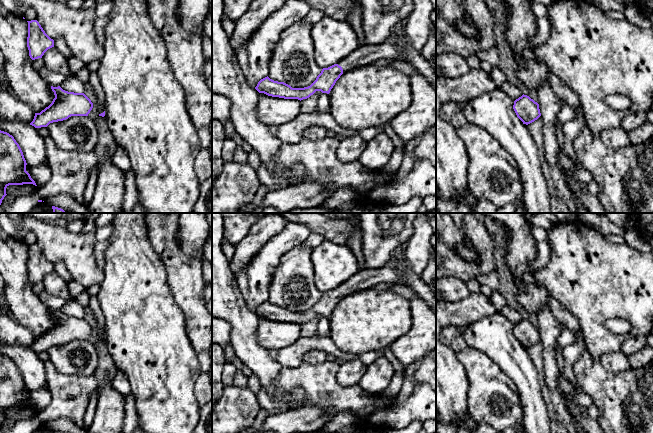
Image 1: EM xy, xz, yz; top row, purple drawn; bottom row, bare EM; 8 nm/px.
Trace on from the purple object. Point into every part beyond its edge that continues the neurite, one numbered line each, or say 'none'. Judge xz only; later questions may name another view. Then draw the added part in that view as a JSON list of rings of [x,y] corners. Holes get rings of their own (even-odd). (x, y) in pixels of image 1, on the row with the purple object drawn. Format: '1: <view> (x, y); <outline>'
1: xz (391, 49); [[[408,17],[401,20],[386,42],[380,45],[365,44],[341,60],[338,65],[342,67],[343,73],[363,65],[373,64],[379,59],[405,61],[402,51],[406,46],[406,42],[402,36],[402,30],[405,28],[407,22]]]

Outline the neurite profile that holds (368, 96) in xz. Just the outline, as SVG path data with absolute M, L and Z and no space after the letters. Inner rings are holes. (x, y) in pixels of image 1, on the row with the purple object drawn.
M363 65L343 73L329 93L330 114L343 128L357 132L390 122L412 101L410 76L391 66Z

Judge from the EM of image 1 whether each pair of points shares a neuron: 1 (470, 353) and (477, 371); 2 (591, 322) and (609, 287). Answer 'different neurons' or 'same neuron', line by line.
1: same neuron
2: same neuron

